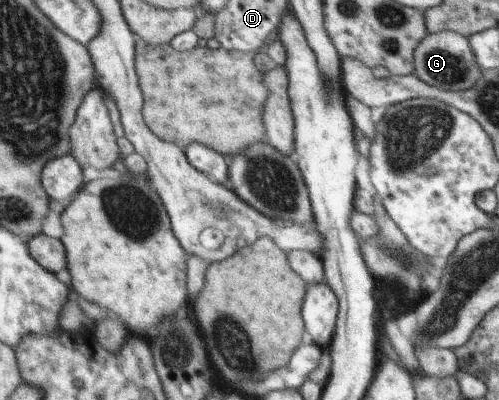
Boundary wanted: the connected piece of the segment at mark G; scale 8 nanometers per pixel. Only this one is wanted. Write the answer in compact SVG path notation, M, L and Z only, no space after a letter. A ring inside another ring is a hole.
M454 31L428 32L413 54L413 70L418 80L440 90L456 91L472 88L481 78L481 67L474 58L473 48L465 35Z

